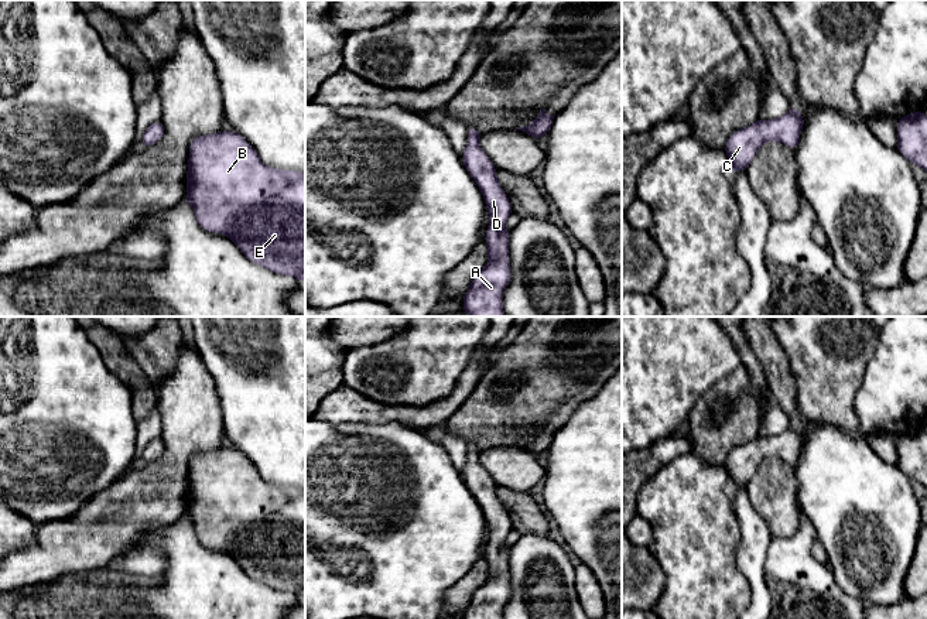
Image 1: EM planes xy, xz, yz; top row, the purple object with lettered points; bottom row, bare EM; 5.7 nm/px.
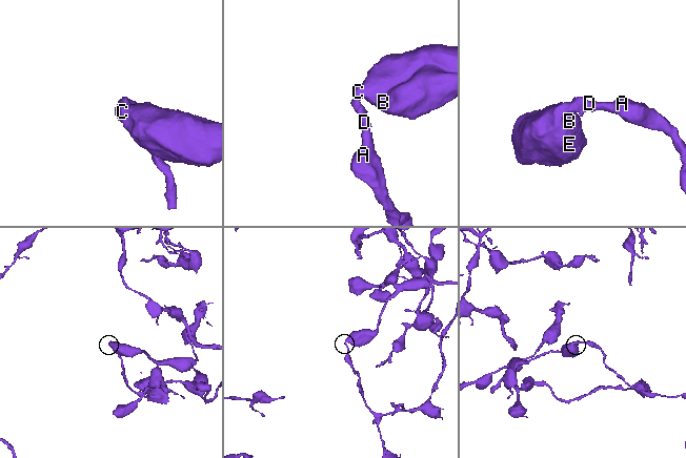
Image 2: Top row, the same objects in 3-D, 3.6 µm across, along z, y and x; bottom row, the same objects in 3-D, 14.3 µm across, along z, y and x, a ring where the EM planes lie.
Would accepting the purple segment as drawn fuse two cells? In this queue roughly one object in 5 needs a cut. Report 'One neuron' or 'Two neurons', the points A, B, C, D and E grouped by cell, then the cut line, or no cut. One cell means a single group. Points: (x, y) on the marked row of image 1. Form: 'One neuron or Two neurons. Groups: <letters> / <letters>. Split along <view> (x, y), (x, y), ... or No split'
One neuron. Groups: A B C D E. No split

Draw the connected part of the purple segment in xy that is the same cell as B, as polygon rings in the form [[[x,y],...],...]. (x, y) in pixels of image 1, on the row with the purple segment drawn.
[[[220,130],[219,133],[198,136],[191,140],[185,185],[185,202],[192,206],[195,218],[202,229],[228,236],[232,242],[236,243],[240,252],[257,266],[283,276],[293,276],[301,283],[305,283],[305,174],[291,170],[276,170],[266,165],[260,160],[257,151],[239,133],[235,130]]]

